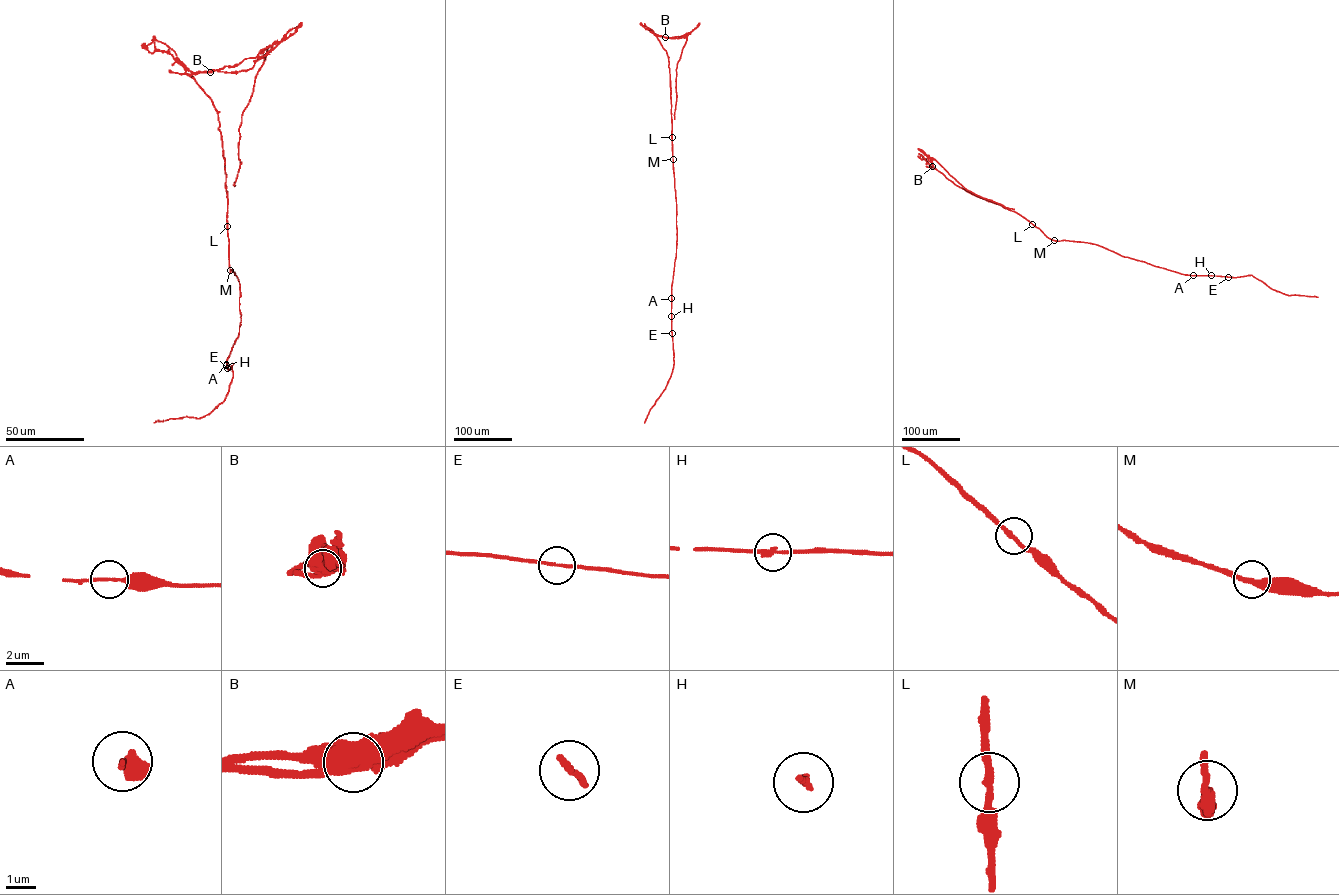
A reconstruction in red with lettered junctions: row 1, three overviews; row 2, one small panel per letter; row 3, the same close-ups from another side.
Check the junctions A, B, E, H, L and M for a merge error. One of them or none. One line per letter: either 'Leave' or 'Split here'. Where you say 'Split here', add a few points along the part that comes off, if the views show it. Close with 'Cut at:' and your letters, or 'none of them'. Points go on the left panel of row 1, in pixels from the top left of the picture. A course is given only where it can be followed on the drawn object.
A: Leave
B: Split here. Course of the part to remove: (210, 72), (237, 66), (267, 48), (252, 95), (242, 114), (238, 148), (240, 165), (235, 186)
E: Leave
H: Leave
L: Leave
M: Leave
Cut at: B

